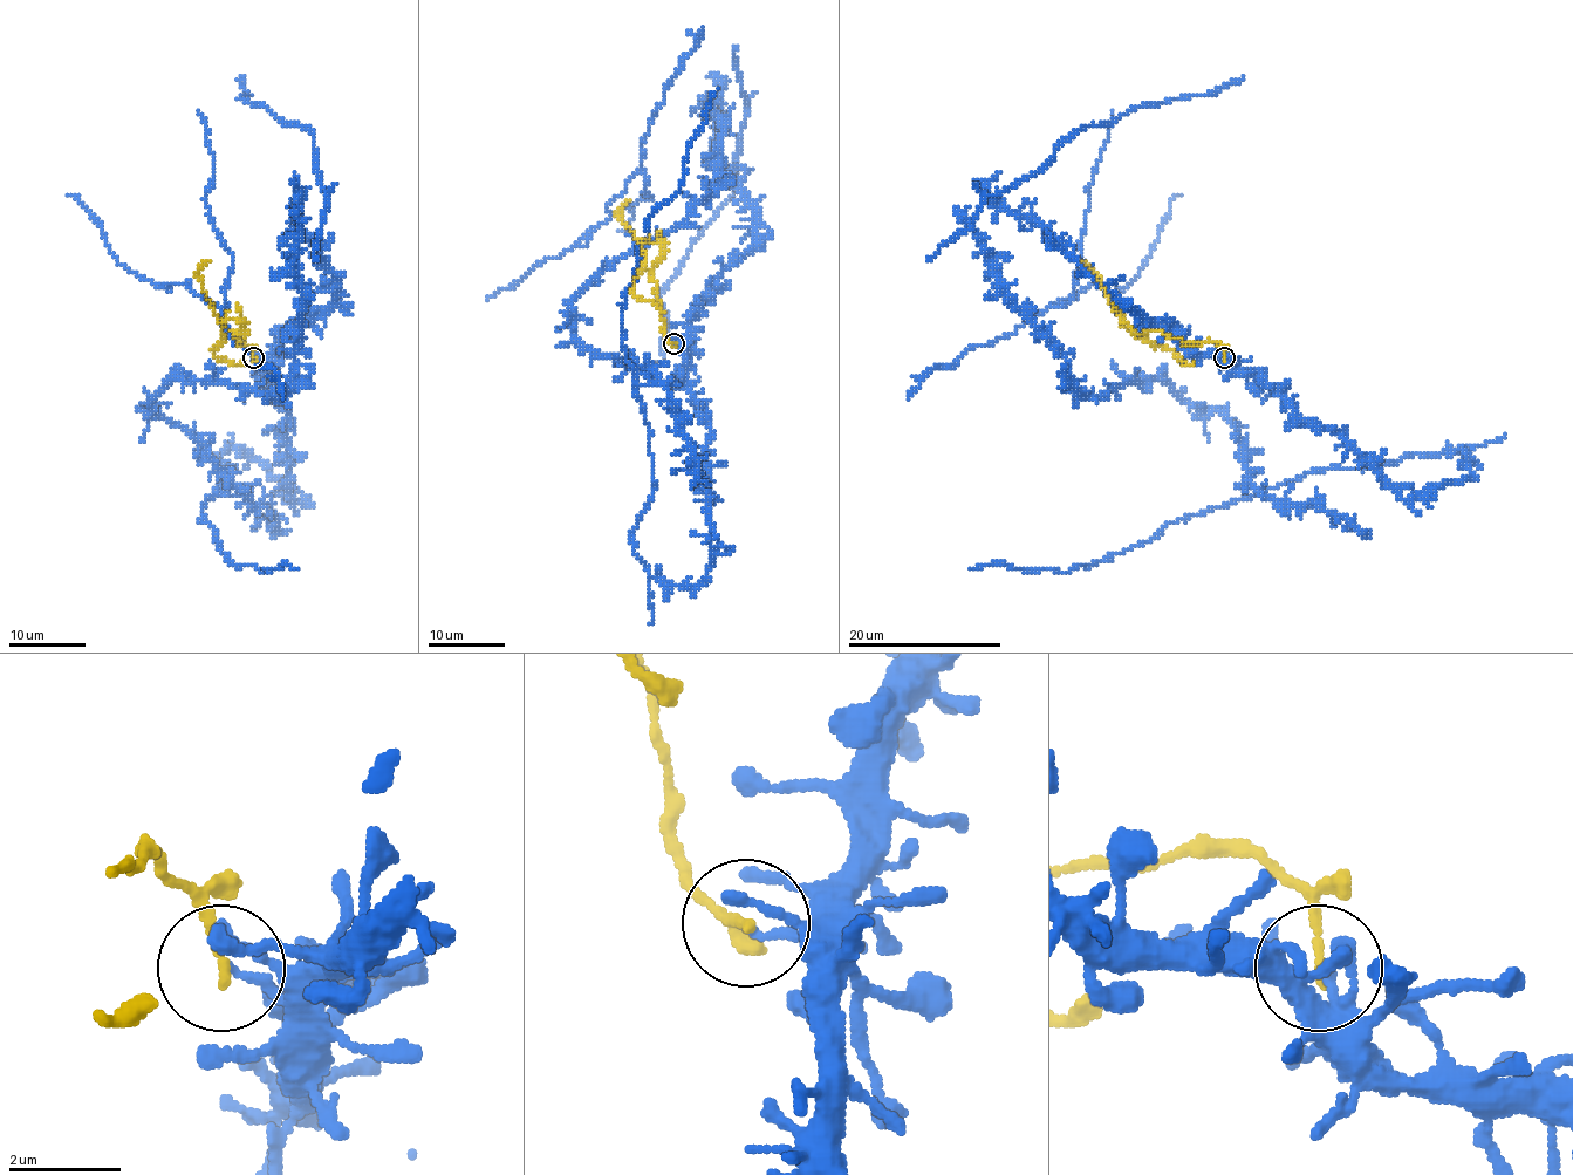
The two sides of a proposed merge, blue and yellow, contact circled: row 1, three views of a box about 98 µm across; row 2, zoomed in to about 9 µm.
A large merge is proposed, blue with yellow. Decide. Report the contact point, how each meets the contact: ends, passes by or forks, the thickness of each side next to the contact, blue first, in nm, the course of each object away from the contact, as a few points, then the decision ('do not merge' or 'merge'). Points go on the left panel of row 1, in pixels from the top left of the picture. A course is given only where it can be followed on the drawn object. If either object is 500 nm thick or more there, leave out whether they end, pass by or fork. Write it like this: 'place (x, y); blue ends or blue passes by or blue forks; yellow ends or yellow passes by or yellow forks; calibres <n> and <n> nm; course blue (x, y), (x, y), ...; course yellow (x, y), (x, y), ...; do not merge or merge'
place (253, 357); blue ends; yellow ends; calibres 140 and 160 nm; course blue (255, 357), (289, 498), (239, 449), (217, 489), (152, 408), (292, 381), (326, 195), (238, 79); course yellow (253, 357), (232, 329), (244, 333), (239, 321), (228, 318), (212, 353), (233, 363), (245, 362); do not merge

